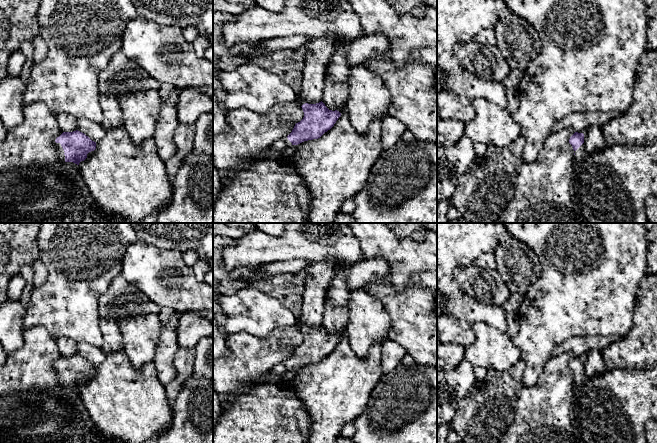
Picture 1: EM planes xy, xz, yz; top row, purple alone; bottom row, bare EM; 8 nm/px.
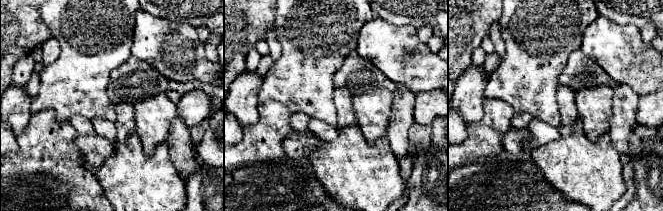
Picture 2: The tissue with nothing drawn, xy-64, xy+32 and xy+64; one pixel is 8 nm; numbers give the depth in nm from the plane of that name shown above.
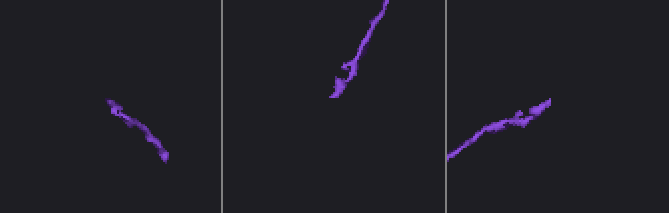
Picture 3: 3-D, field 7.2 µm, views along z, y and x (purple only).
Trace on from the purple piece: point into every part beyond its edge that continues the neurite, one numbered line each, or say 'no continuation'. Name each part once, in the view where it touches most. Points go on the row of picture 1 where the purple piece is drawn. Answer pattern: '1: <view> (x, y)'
1: xy (60, 152)

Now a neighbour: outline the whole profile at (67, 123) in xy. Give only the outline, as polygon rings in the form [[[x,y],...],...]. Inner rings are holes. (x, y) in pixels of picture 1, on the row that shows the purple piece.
[[[68,113],[56,115],[57,123],[62,132],[73,132],[77,130],[77,118]]]

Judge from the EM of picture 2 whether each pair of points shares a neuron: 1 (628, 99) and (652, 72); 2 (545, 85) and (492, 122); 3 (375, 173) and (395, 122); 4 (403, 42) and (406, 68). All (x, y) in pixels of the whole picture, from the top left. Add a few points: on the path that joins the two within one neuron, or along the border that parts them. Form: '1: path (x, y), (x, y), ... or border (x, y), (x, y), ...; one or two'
1: border (620, 83), (627, 84), (639, 96); two
2: border (490, 99), (505, 101), (515, 112); two
3: border (384, 136), (398, 160); two
4: path (402, 48), (402, 57), (406, 62); one

